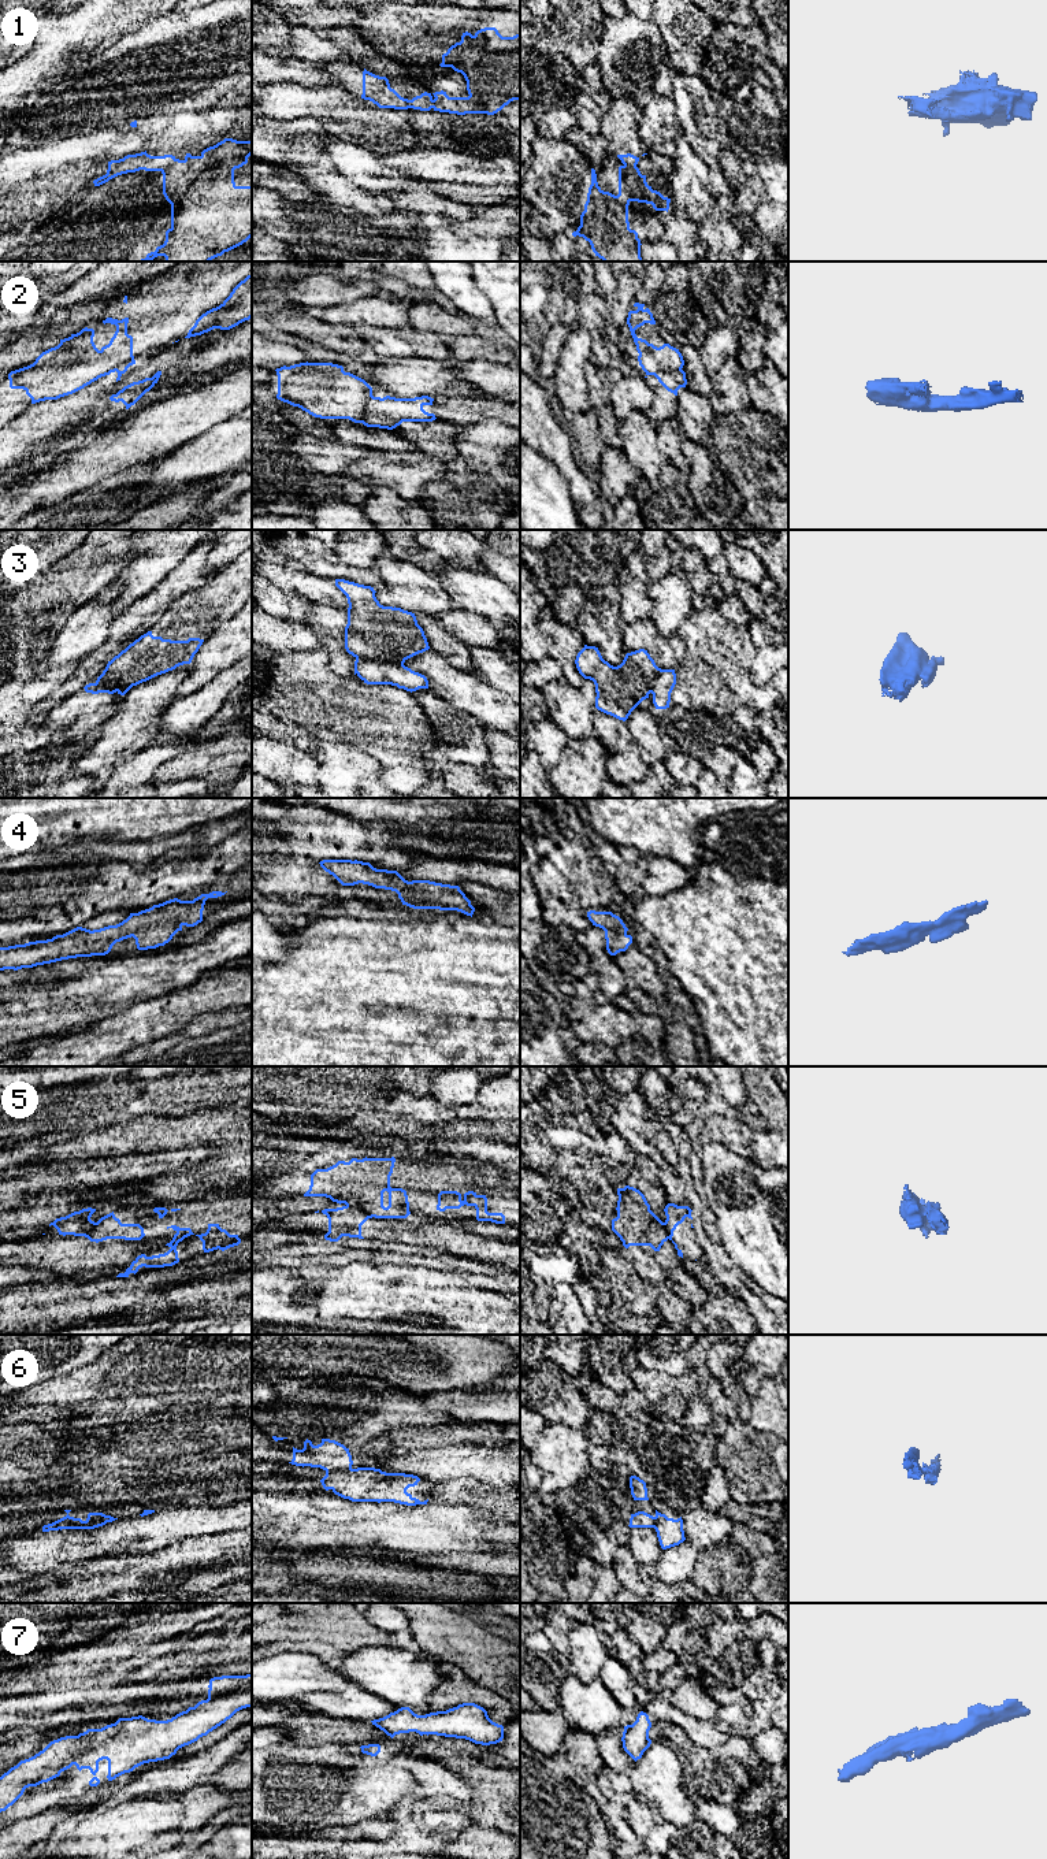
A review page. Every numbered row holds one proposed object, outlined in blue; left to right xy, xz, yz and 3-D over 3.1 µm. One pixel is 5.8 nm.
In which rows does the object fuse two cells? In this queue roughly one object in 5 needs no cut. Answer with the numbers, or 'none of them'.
1, 2, 3, 5, 6

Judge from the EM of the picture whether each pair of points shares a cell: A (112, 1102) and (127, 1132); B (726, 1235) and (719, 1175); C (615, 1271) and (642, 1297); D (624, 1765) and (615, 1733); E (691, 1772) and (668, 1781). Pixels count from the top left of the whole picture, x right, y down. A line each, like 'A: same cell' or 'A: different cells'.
A: different cells
B: same cell
C: same cell
D: same cell
E: different cells

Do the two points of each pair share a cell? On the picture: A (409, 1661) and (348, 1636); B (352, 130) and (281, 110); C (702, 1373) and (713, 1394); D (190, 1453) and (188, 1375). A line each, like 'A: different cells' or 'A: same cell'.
A: different cells
B: same cell
C: different cells
D: different cells

